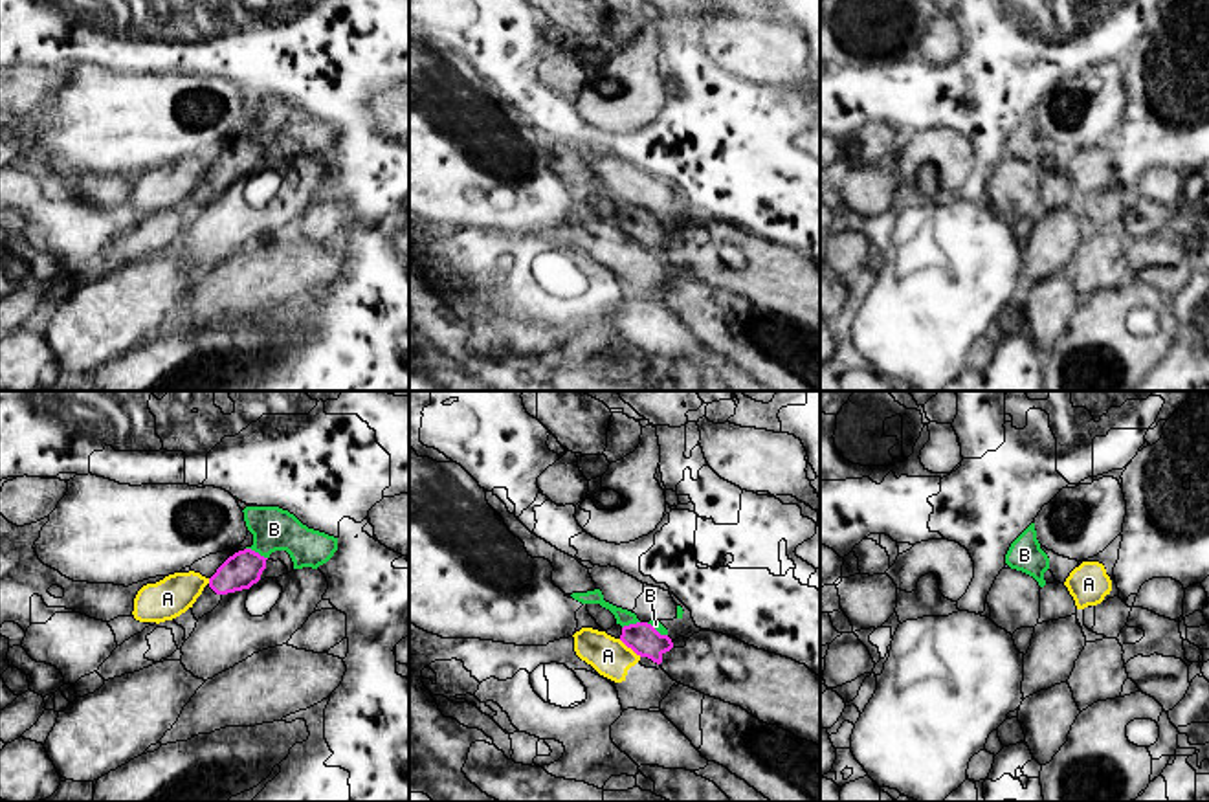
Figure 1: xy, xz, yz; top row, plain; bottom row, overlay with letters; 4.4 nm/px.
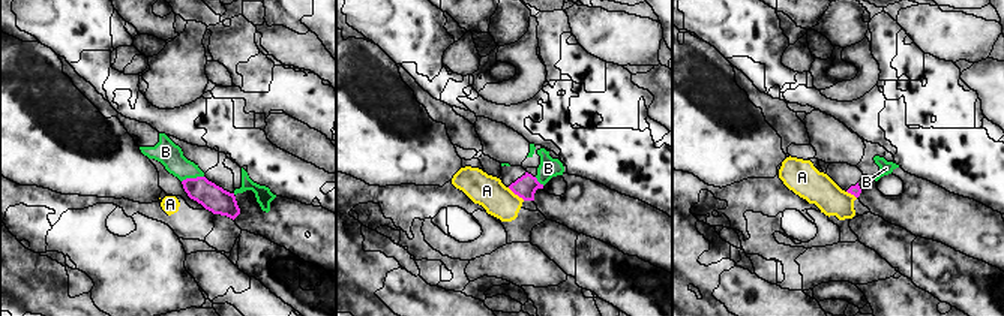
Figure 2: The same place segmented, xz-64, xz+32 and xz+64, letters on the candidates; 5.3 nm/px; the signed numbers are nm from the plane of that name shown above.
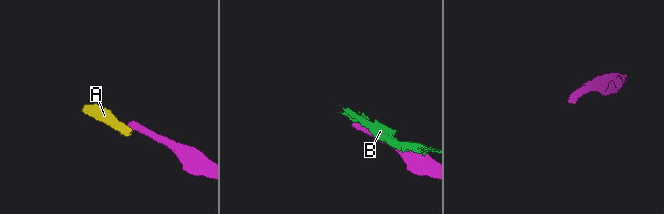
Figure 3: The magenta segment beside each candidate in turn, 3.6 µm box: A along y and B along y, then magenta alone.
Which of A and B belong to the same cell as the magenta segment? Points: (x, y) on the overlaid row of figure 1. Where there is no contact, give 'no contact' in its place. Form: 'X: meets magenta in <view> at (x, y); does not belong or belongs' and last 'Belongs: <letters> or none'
A: meets magenta in xz at (630, 646); does not belong
B: meets magenta in xy at (257, 553); does not belong
Belongs: none

